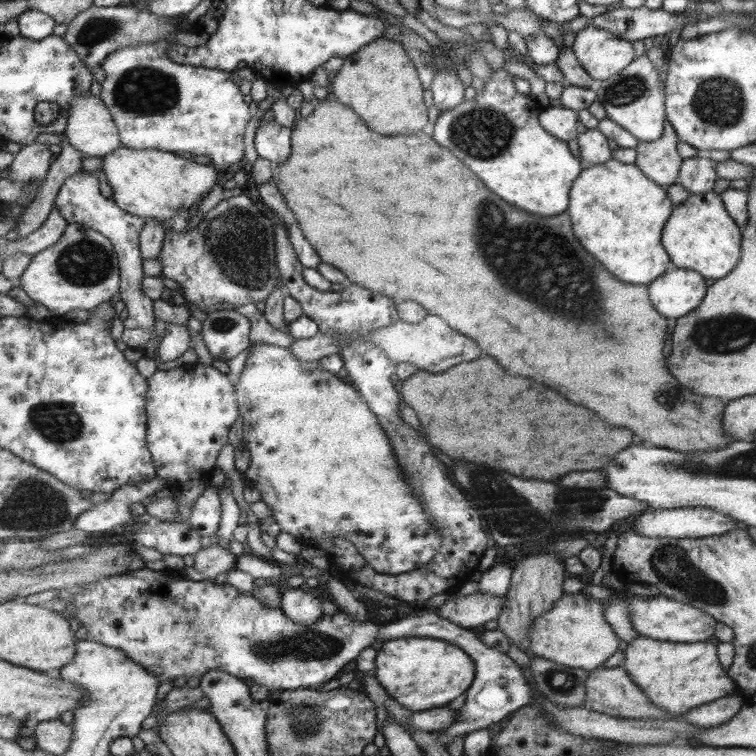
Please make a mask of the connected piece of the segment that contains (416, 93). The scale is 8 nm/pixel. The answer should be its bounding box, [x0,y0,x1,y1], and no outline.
[328,36,428,136]

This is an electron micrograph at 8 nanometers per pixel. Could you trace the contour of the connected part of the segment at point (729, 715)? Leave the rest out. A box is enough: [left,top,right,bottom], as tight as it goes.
[680,693,745,727]

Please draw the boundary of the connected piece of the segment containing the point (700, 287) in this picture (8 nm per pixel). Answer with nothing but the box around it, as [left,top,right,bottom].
[648,267,706,318]

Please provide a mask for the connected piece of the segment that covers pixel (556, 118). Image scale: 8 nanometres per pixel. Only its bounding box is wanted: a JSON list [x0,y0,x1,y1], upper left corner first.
[540,106,580,142]

